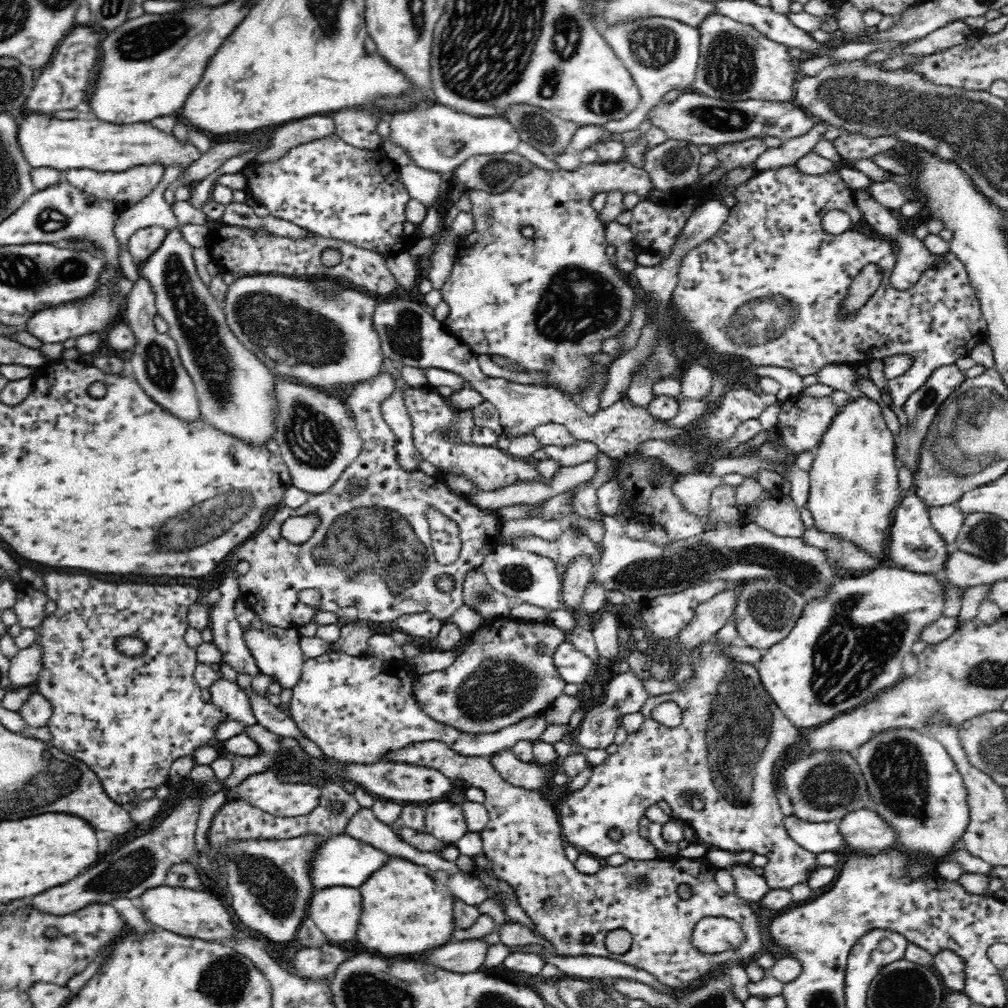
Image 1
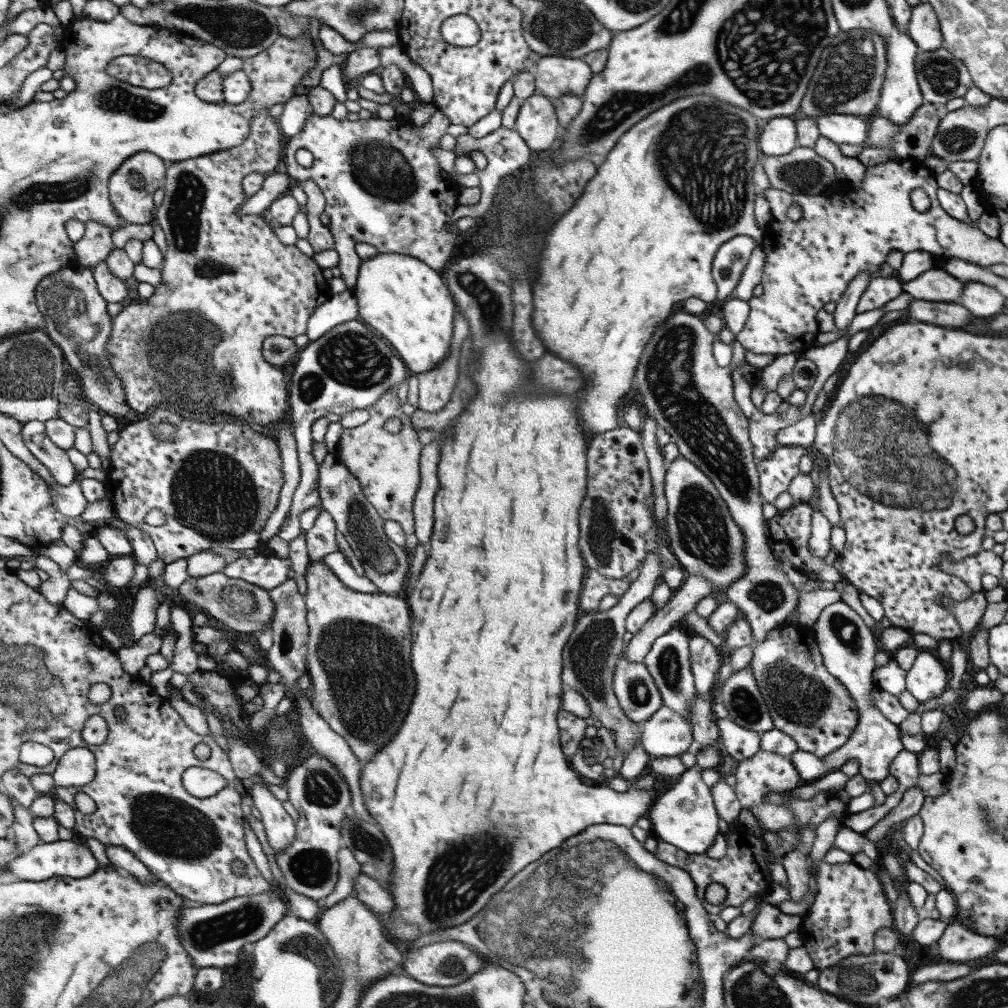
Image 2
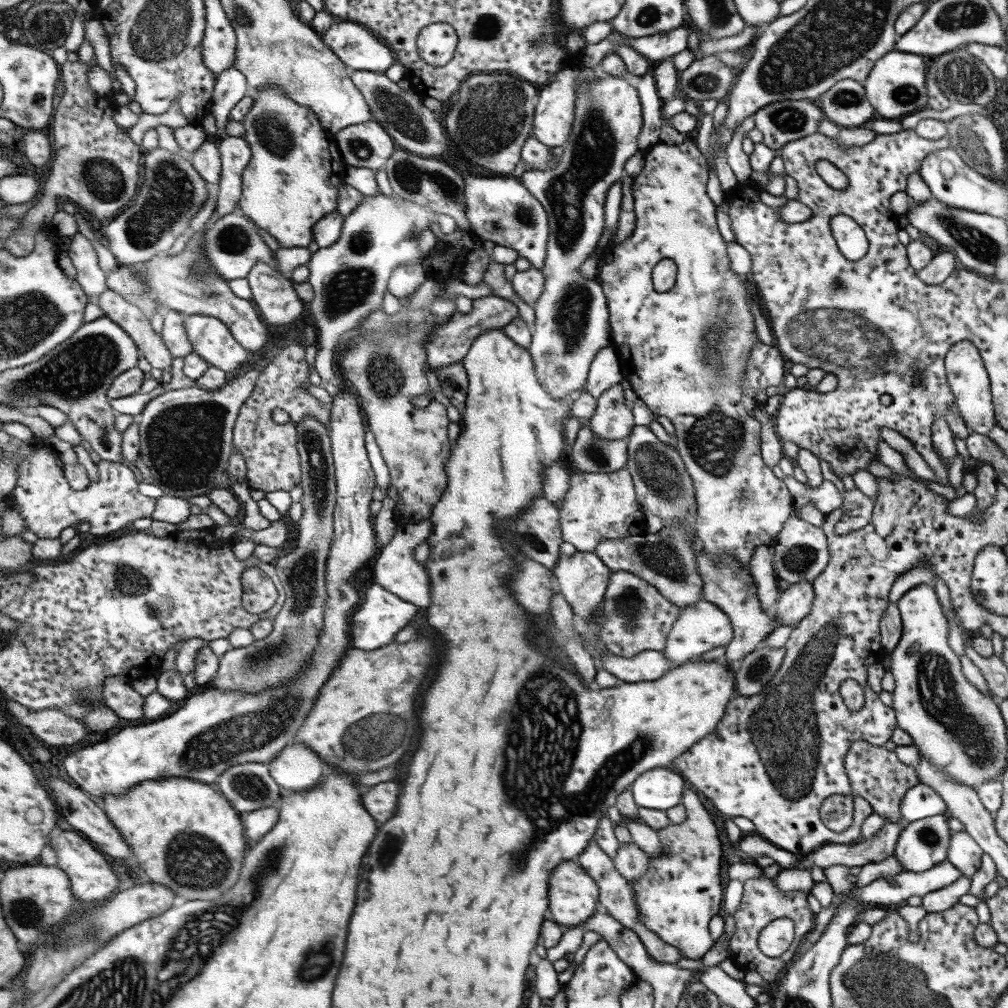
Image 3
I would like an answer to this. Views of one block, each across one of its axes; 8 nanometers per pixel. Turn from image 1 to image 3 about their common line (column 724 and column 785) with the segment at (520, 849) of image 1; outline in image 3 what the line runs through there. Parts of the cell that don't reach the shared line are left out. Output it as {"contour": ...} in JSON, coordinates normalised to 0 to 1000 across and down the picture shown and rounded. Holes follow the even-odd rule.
{"contour":[[[743,871],[737,875],[737,891],[735,891],[735,897],[733,897],[733,903],[727,907],[729,911],[729,925],[723,933],[723,950],[729,952],[729,956],[741,964],[741,962],[749,962],[757,972],[761,974],[767,974],[767,972],[775,972],[775,966],[779,964],[779,960],[791,950],[793,946],[793,938],[797,937],[799,929],[809,921],[809,907],[801,901],[801,885],[797,883],[773,883],[767,875],[767,871]],[[771,909],[777,909],[777,911],[783,911],[789,919],[789,931],[785,935],[785,938],[773,948],[773,950],[763,950],[759,948],[753,938],[751,938],[751,931],[755,927],[755,923],[759,921],[759,917],[765,913],[765,911],[771,911]]]}

